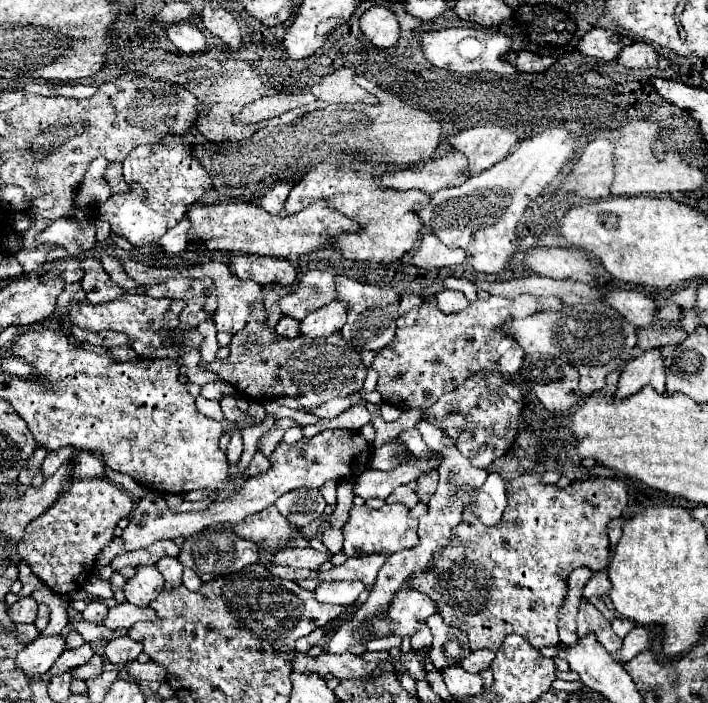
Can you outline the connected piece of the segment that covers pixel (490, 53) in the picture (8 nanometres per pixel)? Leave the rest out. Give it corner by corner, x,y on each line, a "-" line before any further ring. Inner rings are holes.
458,27
458,29
444,29
436,33
426,33
422,37
422,47
426,59
442,69
458,71
458,73
478,73
478,71
494,71
502,75
514,75
518,69
510,65
504,55
510,53
512,37
506,33
486,33
472,27

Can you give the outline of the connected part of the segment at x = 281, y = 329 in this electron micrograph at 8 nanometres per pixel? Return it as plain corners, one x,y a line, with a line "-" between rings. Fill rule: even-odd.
282,317
276,325
276,333
284,337
298,337
300,335
300,323
294,321
294,317

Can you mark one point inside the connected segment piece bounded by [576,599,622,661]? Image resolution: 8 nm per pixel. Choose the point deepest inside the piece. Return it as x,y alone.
590,620

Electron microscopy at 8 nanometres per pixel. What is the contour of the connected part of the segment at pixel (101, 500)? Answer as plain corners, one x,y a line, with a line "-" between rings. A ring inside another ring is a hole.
72,479
68,491
38,519
34,519
18,543
22,561
58,595
82,589
92,575
98,553
112,541
114,527
122,517
130,517
132,497
110,479

